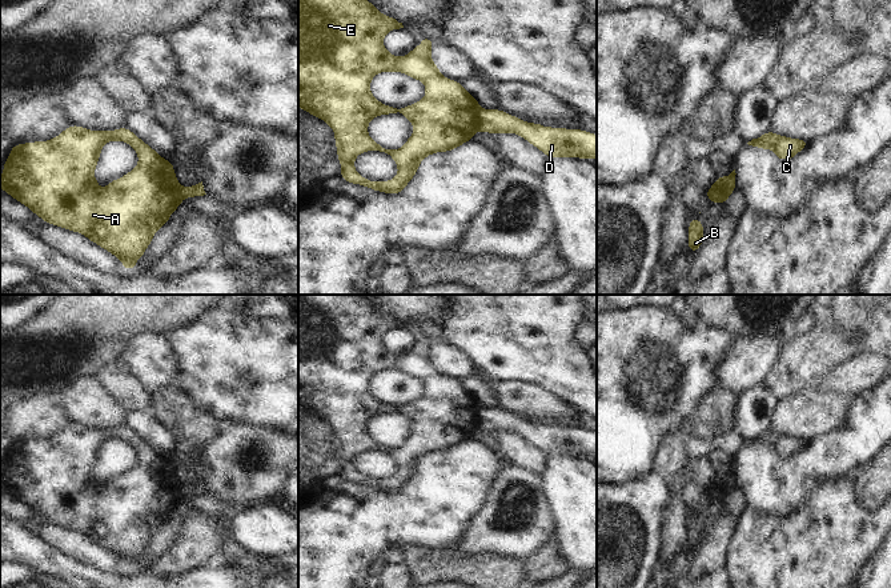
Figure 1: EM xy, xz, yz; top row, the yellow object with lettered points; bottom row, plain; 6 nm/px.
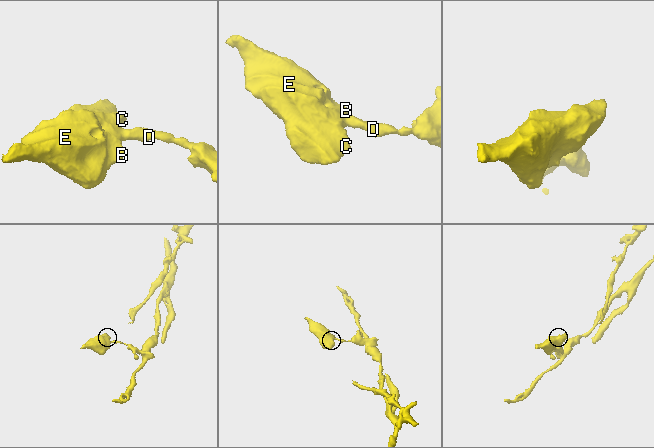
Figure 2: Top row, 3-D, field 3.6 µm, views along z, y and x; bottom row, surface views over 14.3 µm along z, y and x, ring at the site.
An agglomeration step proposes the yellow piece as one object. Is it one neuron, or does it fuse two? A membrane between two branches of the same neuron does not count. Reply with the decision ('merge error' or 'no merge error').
merge error

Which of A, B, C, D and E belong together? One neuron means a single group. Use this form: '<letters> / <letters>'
A B C E / D

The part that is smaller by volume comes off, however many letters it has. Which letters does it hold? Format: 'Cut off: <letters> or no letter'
Cut off: A, B, C, E.

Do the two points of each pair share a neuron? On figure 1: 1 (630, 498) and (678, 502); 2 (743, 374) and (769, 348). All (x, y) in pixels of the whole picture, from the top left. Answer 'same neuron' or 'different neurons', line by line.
1: different neurons
2: same neuron

